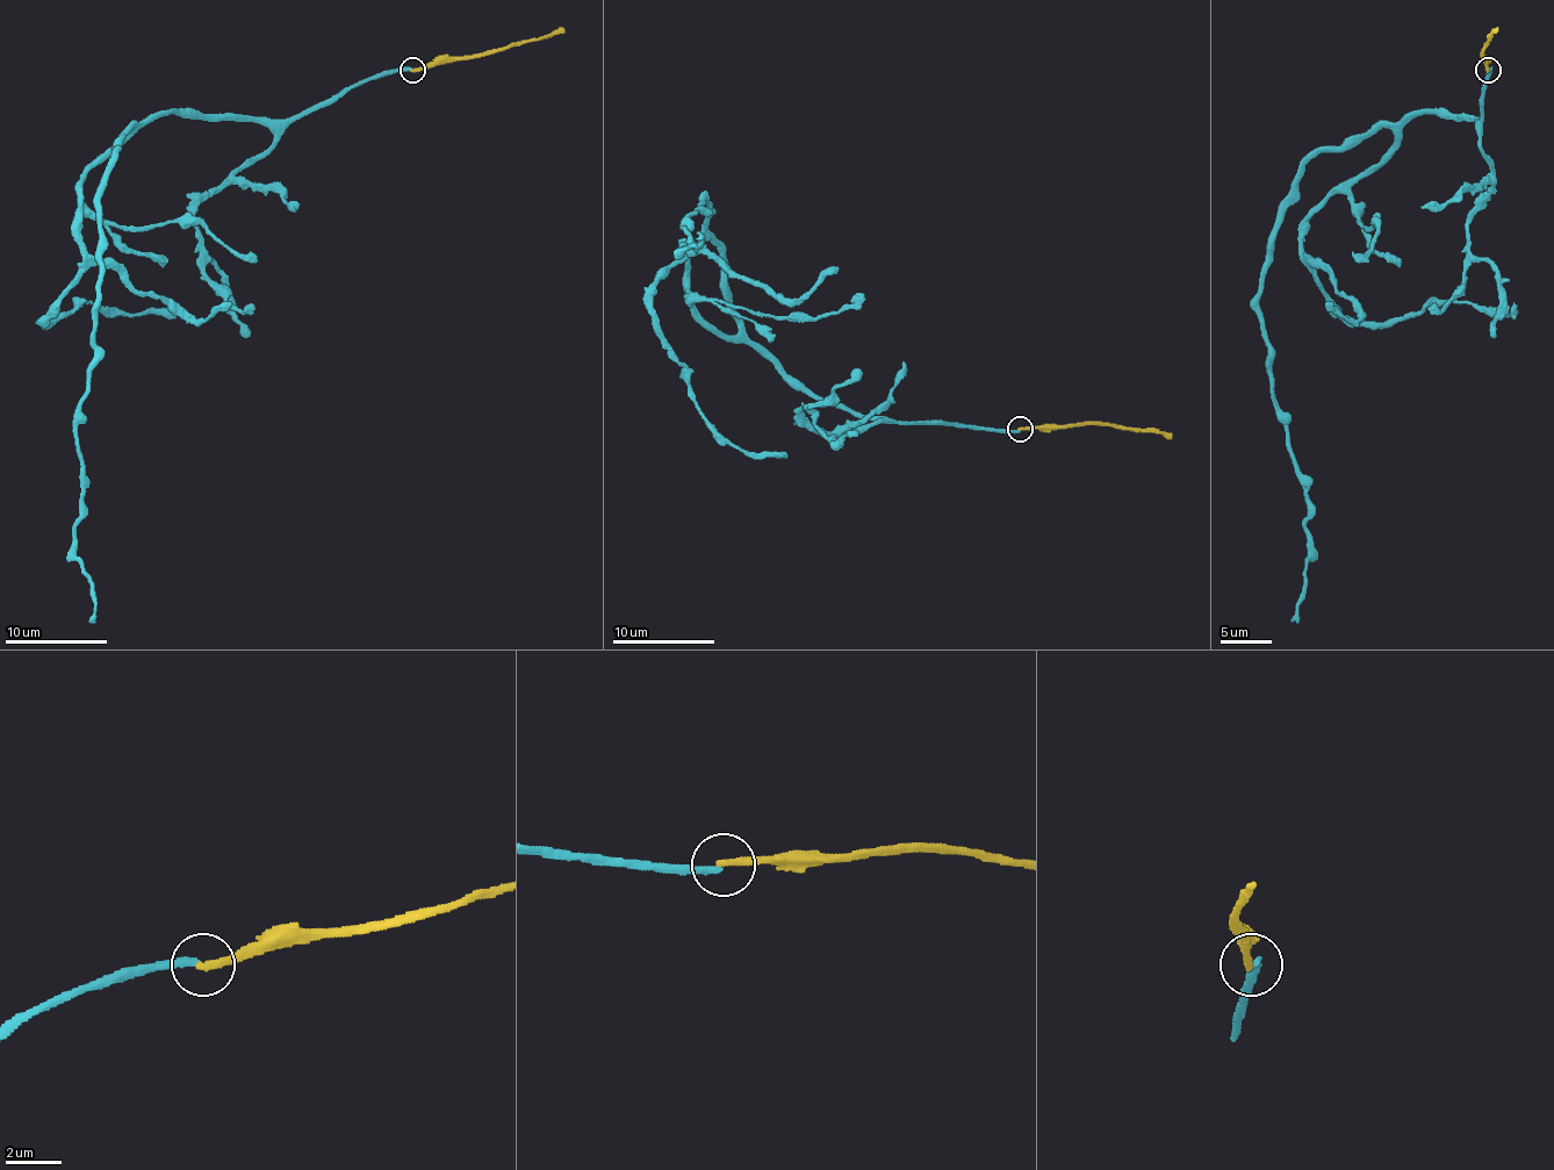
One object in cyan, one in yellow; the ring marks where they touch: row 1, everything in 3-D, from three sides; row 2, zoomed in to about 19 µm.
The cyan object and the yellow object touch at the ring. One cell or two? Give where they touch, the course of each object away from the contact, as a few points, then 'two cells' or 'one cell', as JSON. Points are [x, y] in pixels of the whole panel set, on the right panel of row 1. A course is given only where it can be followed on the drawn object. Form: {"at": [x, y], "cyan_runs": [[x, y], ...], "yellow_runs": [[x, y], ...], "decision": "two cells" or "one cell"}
{"at": [1488, 70], "cyan_runs": [[1490, 70], [1480, 119], [1403, 116], [1322, 146], [1283, 203], [1257, 301], [1271, 390], [1309, 508], [1296, 623]], "yellow_runs": [[1488, 70], [1482, 50], [1497, 27]], "decision": "two cells"}

